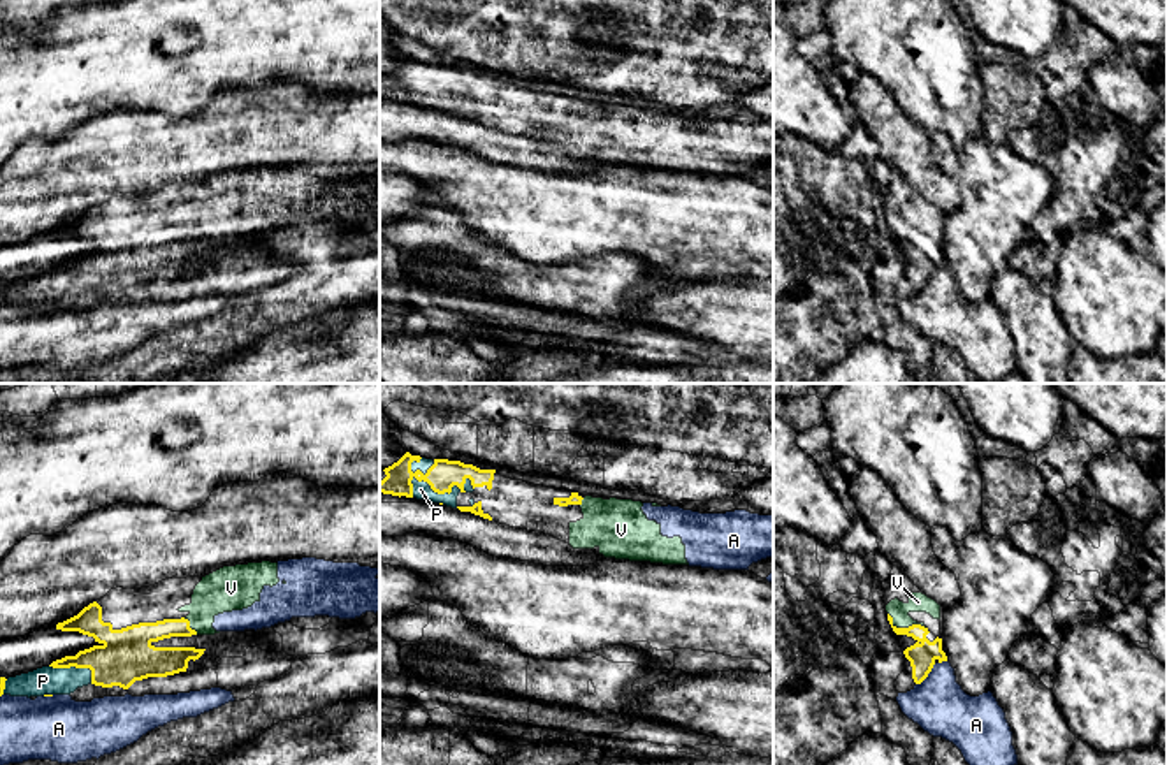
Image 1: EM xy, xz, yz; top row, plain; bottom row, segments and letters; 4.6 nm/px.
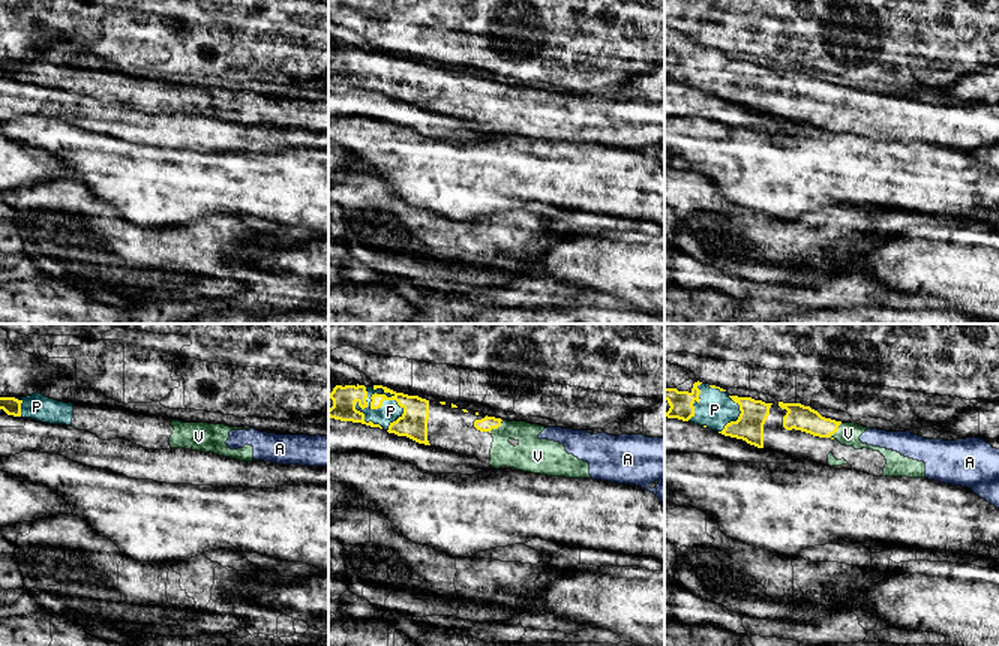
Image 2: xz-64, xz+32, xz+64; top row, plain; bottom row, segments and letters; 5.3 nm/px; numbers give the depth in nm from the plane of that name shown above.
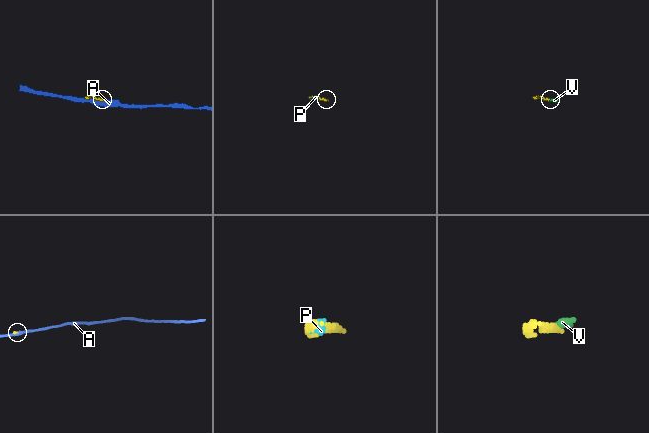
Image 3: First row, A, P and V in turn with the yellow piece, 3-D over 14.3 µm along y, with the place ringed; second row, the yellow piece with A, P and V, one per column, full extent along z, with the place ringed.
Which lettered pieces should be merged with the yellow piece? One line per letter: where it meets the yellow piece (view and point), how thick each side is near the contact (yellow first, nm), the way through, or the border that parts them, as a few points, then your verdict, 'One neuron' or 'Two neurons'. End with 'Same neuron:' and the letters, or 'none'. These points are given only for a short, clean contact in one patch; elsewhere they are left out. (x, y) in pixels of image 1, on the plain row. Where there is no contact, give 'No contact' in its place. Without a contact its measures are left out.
A: Touches yellow at yz (927, 282). Thickness 120 nm (yellow) against 260 nm. Two neurons
P: Touches yellow at xz (443, 99). Thickness 140 nm (yellow) against 80 nm. One neuron
V: Touches yellow at yz (904, 234). Thickness 120 nm (yellow) against 90 nm. One neuron
Same neuron: P, V

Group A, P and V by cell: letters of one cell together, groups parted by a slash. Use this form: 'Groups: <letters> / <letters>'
Groups: A / P V

